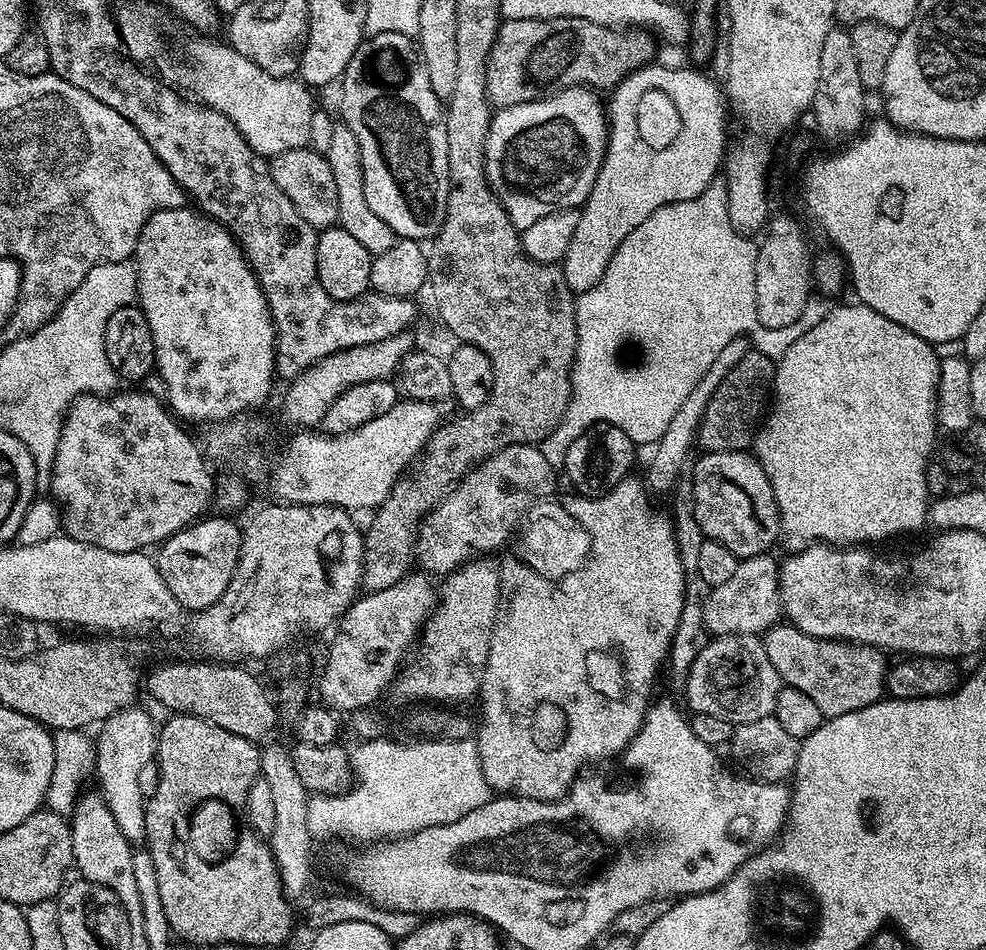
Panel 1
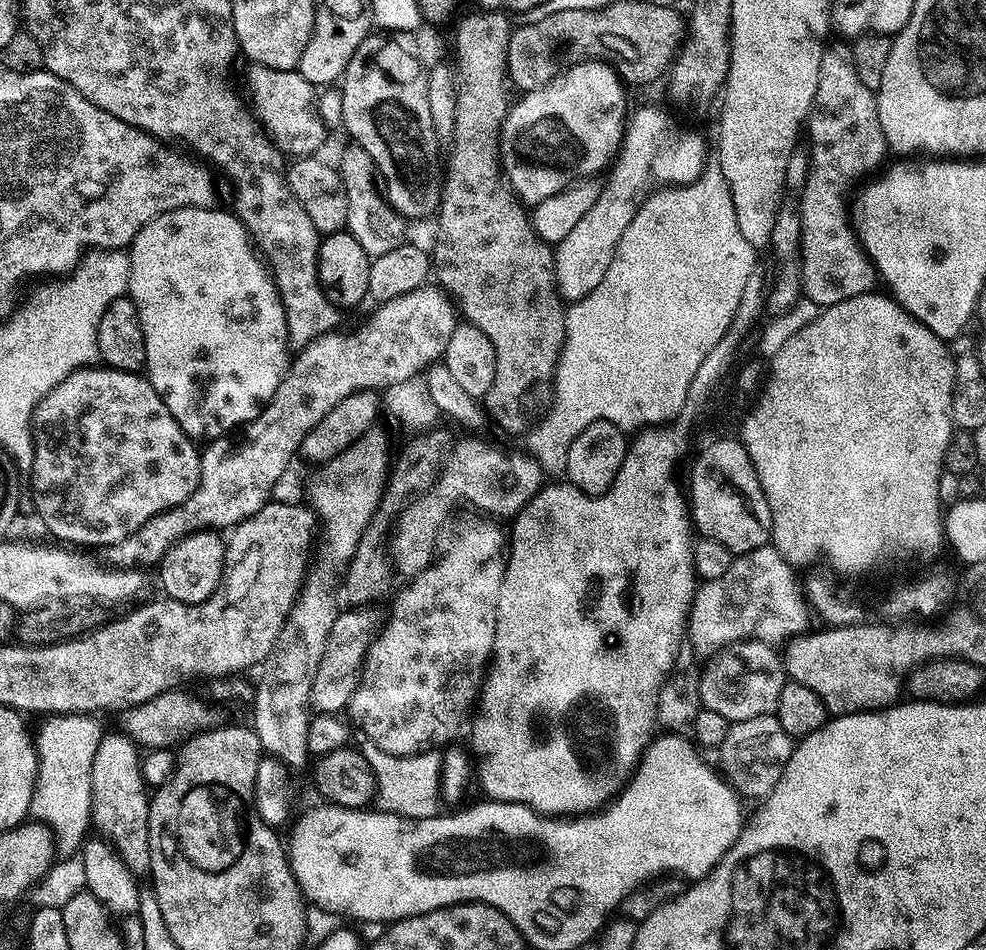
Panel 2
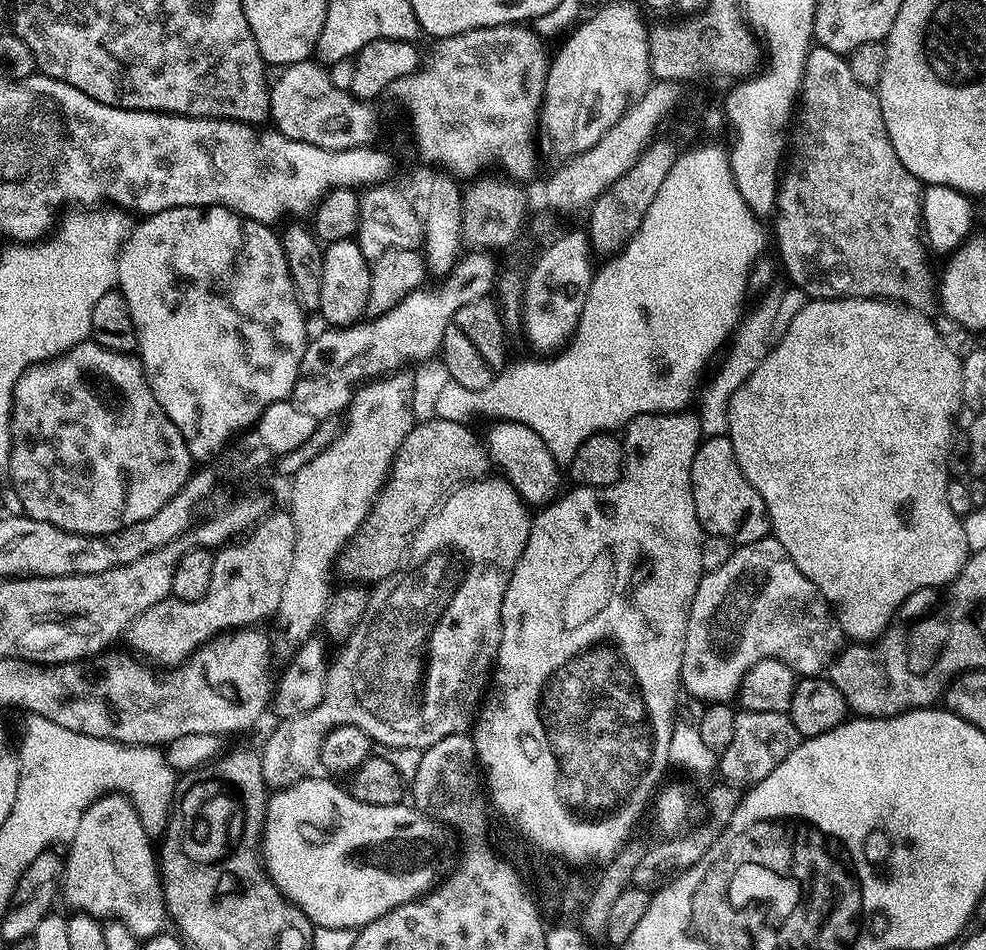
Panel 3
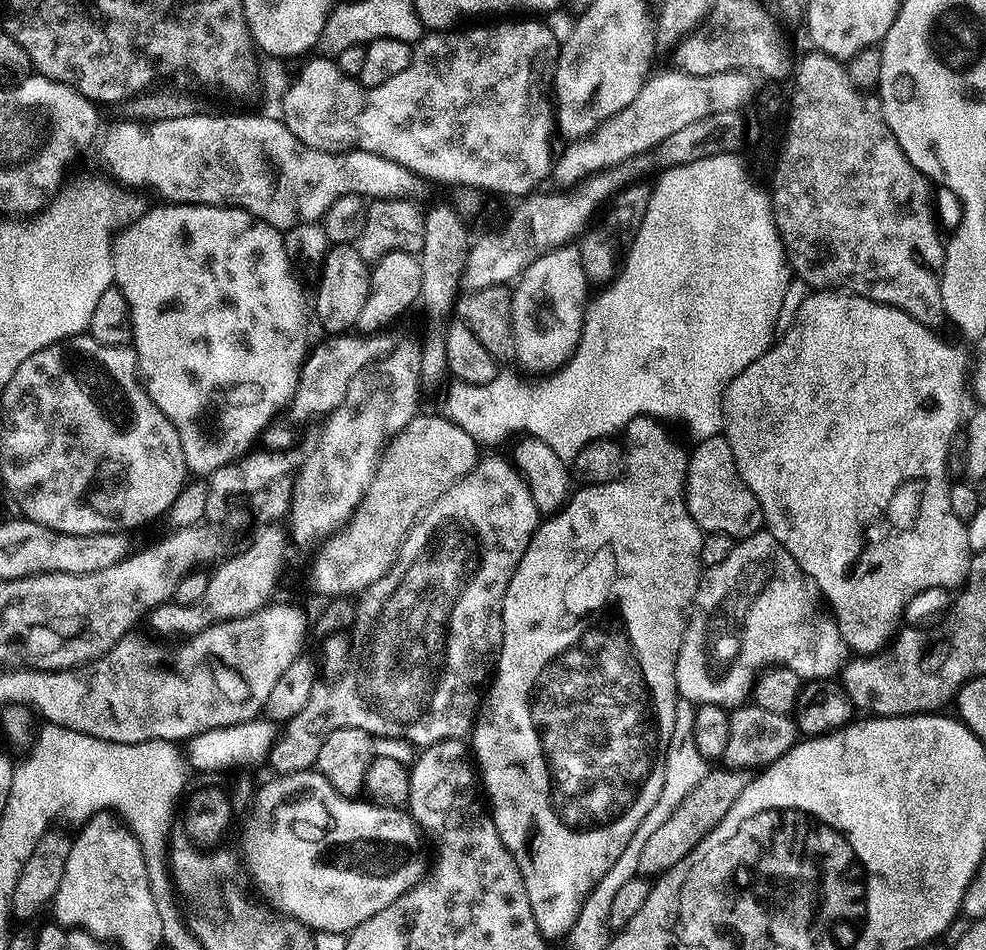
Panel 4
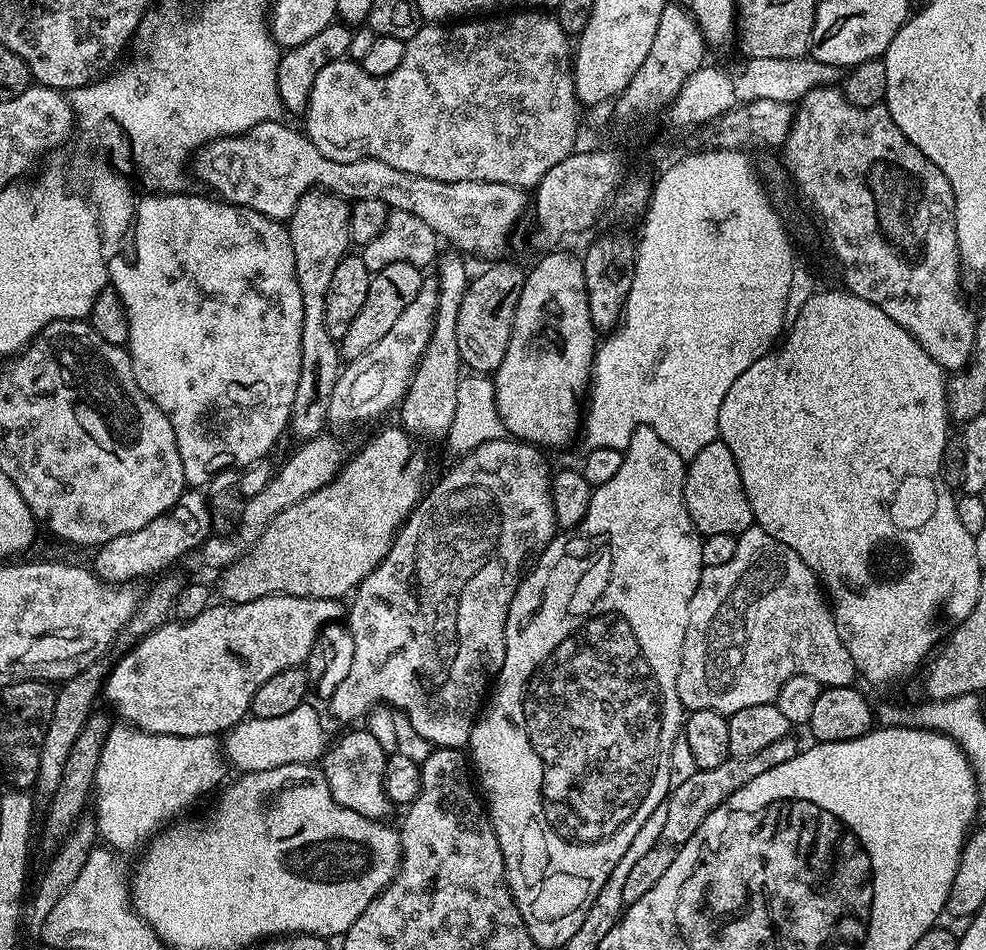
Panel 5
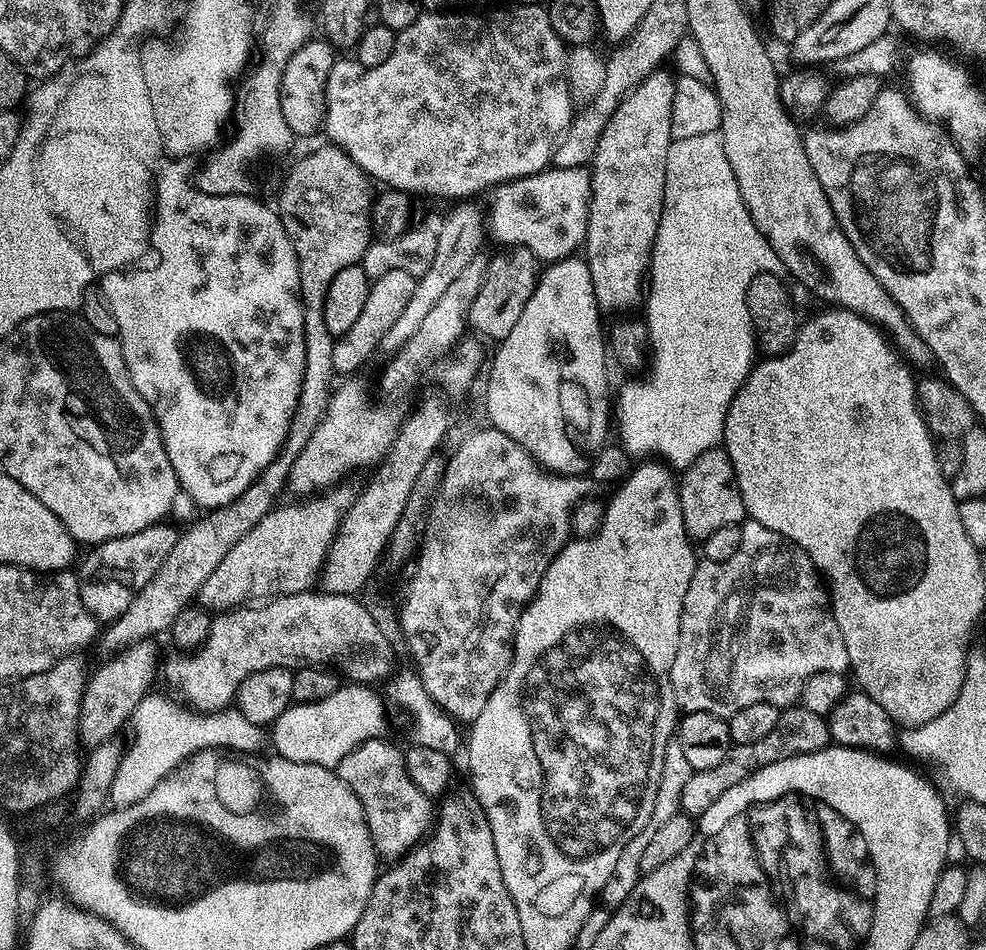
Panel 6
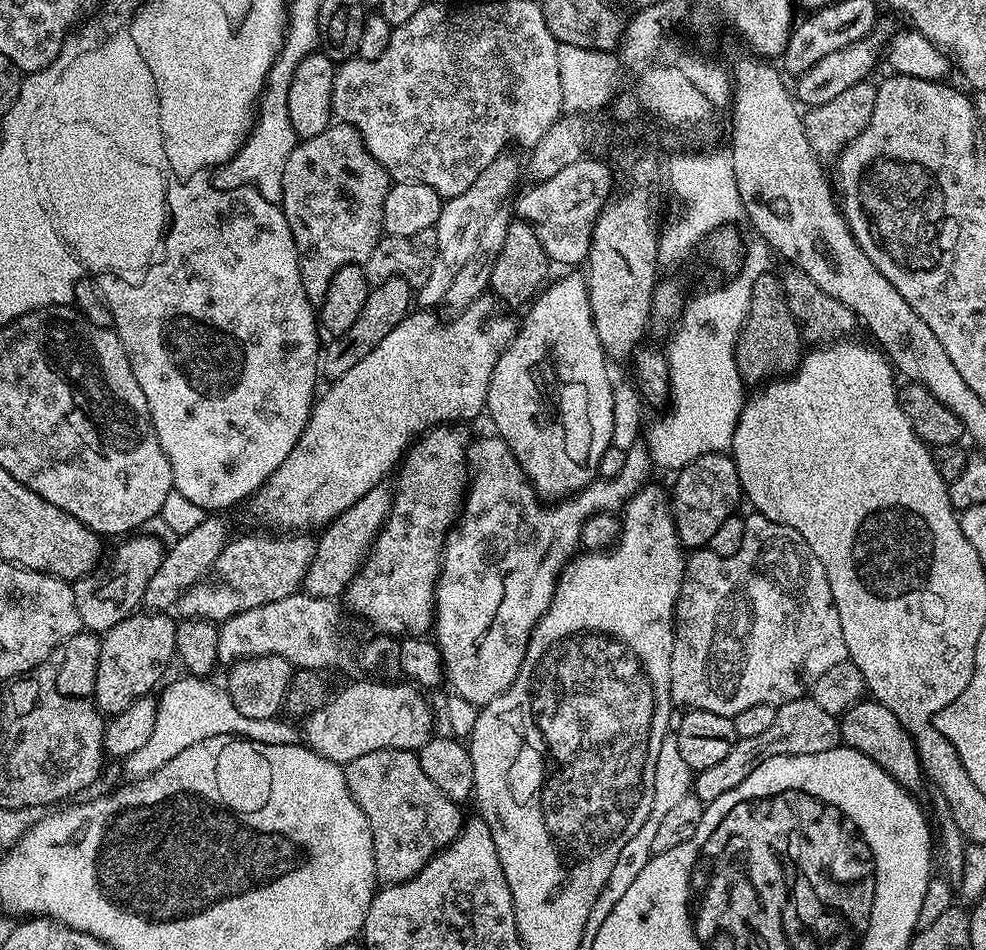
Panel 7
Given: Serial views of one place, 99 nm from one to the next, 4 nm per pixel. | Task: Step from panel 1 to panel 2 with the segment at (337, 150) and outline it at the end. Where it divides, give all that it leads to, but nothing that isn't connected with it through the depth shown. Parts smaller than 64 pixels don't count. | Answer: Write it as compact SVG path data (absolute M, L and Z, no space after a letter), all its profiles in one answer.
M349 146L340 156L338 171L342 178L342 186L346 186L346 198L350 202L346 231L354 238L358 238L358 246L366 250L368 257L381 256L394 250L394 246L405 244L407 236L404 235L407 234L409 225L404 217L392 207L391 200L382 191L370 154L366 154L366 150L361 148Z

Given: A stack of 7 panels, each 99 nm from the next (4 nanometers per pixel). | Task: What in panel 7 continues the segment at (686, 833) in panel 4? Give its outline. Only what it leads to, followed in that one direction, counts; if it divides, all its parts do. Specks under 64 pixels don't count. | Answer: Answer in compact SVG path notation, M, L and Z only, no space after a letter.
M811 695L799 696L798 699L776 708L774 720L762 734L737 739L736 745L732 747L730 754L726 754L726 758L722 758L722 762L695 773L694 795L706 806L714 802L714 798L722 798L726 790L734 790L734 786L744 781L760 765L761 760L769 760L775 756L822 754L826 750L841 747L841 744L839 719L826 714L826 710L822 710L822 706L818 706Z

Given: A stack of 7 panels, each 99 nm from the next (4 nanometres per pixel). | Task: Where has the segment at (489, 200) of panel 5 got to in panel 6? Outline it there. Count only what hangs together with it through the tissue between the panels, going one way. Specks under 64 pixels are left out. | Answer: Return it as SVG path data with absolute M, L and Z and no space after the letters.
M549 166L538 174L508 180L491 189L486 228L500 246L528 248L541 262L566 260L581 247L588 225L592 177L587 167Z

